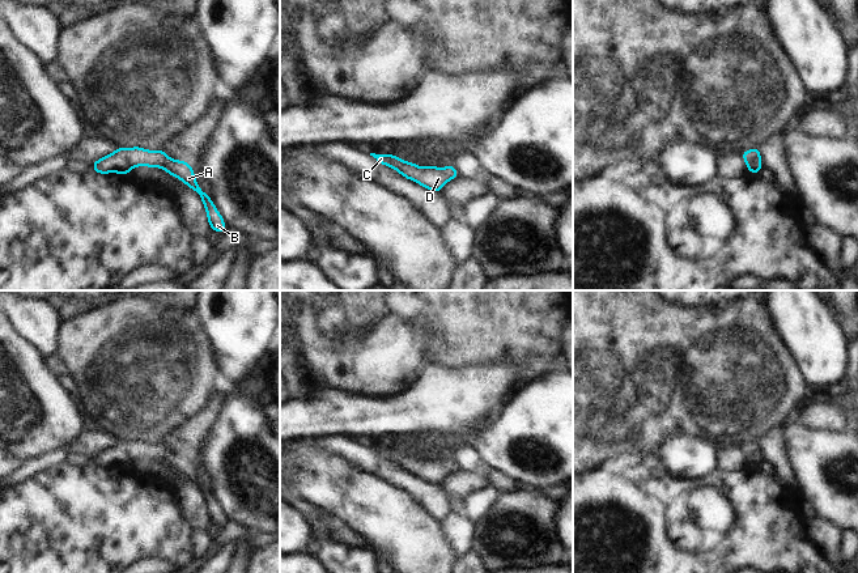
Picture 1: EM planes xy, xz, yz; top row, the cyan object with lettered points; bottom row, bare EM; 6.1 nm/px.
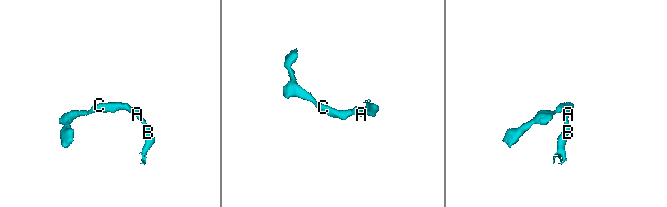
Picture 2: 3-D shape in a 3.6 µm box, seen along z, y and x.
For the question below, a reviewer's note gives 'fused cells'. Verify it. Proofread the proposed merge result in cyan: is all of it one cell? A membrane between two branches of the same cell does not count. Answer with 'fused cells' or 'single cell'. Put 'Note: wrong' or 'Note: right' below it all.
single cell
Note: wrong

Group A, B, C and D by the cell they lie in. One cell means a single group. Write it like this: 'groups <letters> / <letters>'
groups A B C D

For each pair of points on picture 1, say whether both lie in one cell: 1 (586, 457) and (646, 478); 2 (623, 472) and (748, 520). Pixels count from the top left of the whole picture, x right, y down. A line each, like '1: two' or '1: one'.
1: two
2: one

